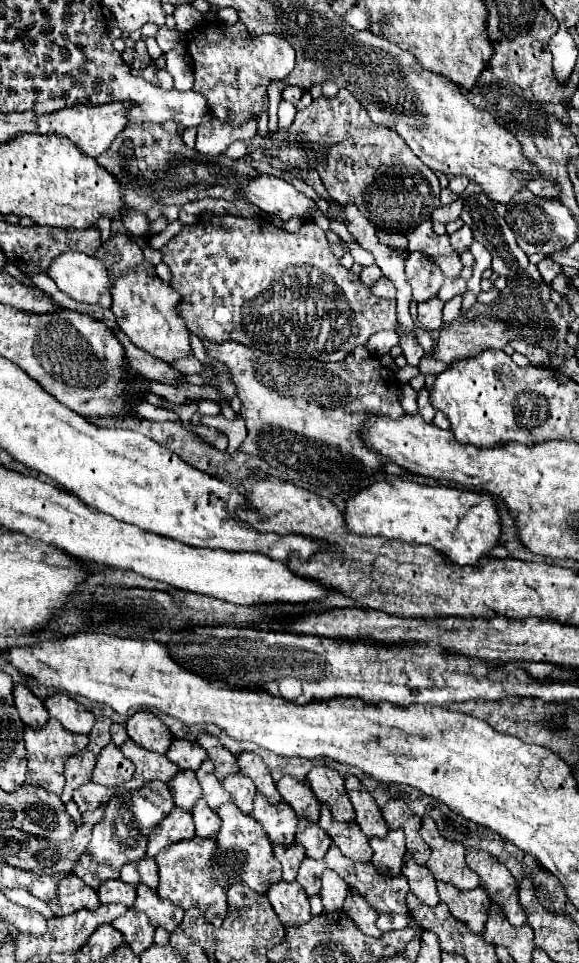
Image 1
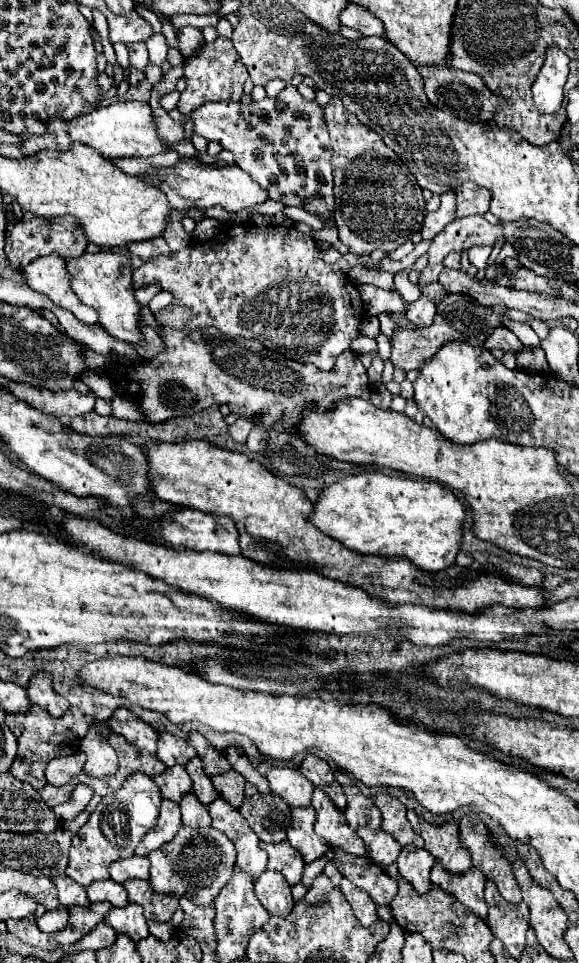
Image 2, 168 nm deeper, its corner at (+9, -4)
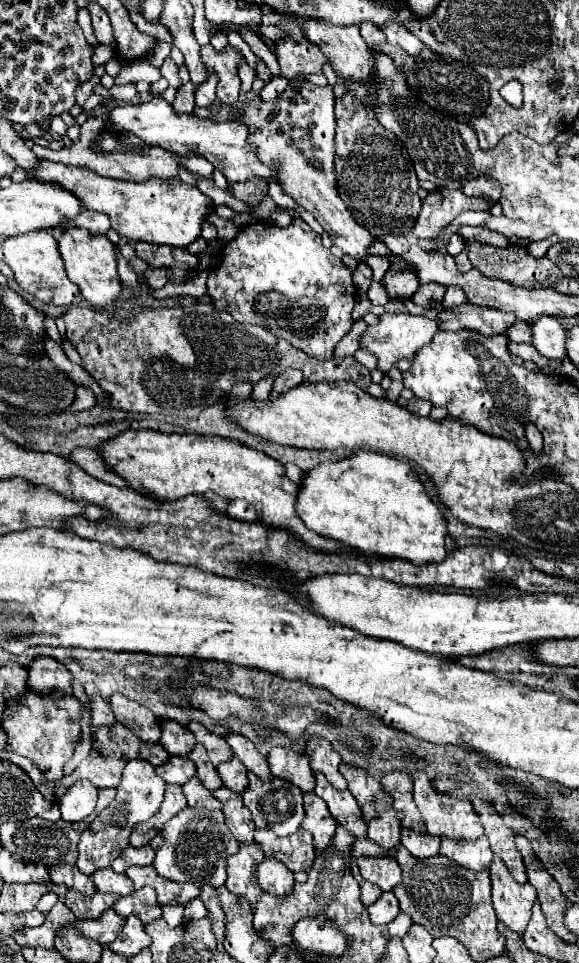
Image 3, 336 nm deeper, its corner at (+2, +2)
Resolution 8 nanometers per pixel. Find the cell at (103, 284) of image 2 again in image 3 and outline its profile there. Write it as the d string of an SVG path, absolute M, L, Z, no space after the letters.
M68 226L58 238L58 252L66 264L68 278L94 308L112 308L122 298L122 282L118 276L114 244L106 236L92 236L84 228Z

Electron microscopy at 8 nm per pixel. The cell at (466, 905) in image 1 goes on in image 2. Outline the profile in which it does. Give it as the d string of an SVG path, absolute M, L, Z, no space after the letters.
M435 864L431 870L431 884L453 894L471 914L485 920L487 904L483 900L483 888L485 888L483 872L471 868L471 872L465 872L465 876L449 876L449 872L441 868L441 864Z

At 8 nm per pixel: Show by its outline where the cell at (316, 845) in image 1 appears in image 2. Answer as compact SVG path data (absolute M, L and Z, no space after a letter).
M297 808L291 812L291 824L287 832L287 842L299 850L305 862L313 862L323 856L329 846L313 830L313 808Z

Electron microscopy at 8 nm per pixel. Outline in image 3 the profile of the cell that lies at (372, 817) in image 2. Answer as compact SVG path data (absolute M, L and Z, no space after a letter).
M340 764L340 772L348 780L348 790L352 792L352 796L360 804L388 798L388 794L382 790L380 780L376 780L364 768L356 768L356 766L350 766L350 764Z

